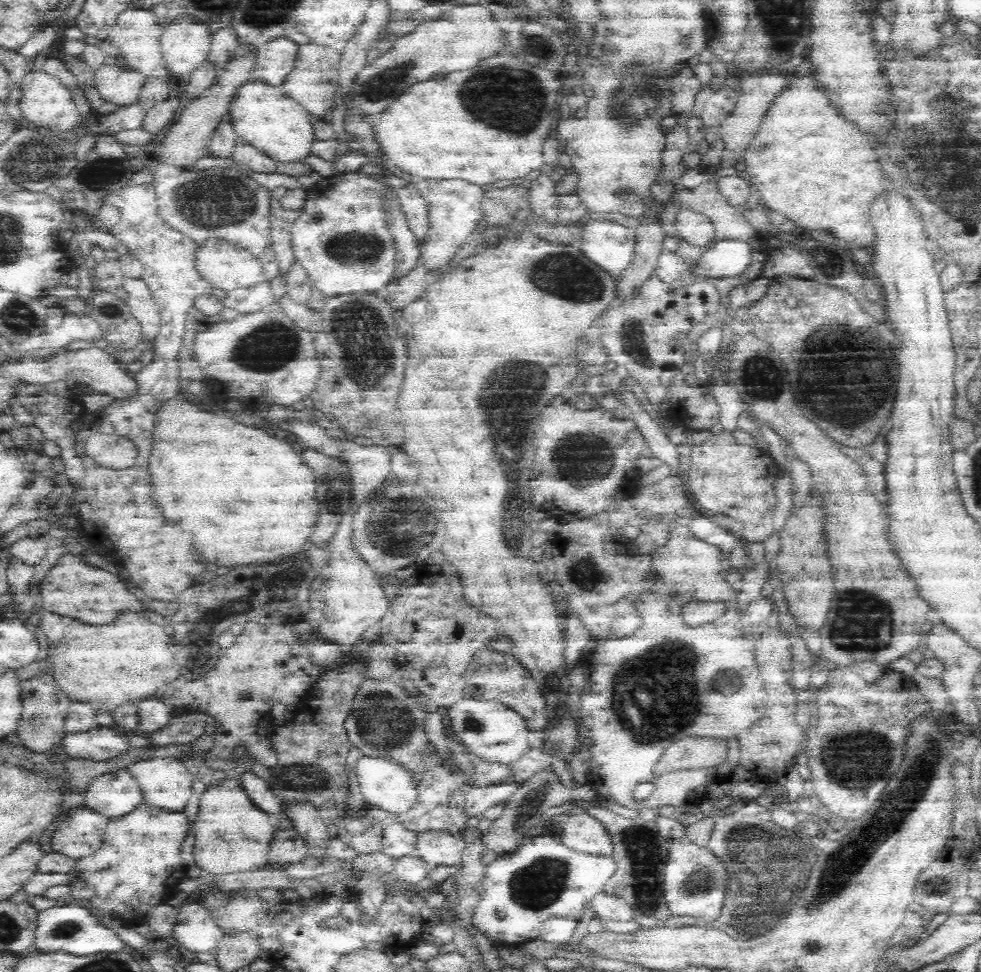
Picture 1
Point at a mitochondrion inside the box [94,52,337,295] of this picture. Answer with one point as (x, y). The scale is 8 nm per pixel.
(221, 201)

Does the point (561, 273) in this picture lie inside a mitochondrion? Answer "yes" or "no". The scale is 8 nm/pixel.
yes

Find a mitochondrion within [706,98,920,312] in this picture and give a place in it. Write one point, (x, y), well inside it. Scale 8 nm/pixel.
(830, 268)

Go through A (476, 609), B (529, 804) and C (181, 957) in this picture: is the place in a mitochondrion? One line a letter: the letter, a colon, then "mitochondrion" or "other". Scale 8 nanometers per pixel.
A: other
B: mitochondrion
C: other

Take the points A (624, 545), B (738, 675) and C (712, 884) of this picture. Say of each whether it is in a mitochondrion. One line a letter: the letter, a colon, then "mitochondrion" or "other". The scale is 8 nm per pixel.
A: other
B: mitochondrion
C: mitochondrion

